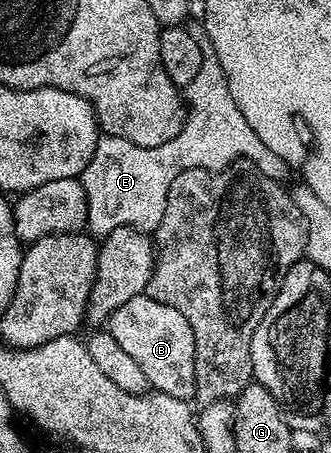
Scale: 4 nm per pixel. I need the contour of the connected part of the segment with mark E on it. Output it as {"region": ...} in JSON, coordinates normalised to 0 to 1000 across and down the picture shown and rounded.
{"region":[[[619,64],[586,66],[592,88],[604,97],[610,139],[604,159],[580,174],[580,185],[556,194],[556,234],[562,267],[550,272],[544,291],[532,302],[480,322],[414,322],[384,305],[338,305],[329,300],[299,302],[296,322],[242,386],[248,413],[260,417],[263,430],[296,428],[296,455],[308,464],[275,461],[266,472],[266,508],[275,519],[317,521],[335,517],[366,499],[402,499],[408,508],[459,512],[483,494],[483,477],[495,477],[495,450],[508,442],[508,415],[544,380],[568,371],[616,371],[619,375],[674,375],[680,366],[698,366],[704,358],[740,353],[767,360],[798,380],[798,389],[861,395],[870,369],[761,283],[749,283],[749,265],[713,238],[713,221],[701,221],[701,203],[689,203],[689,177],[677,168],[677,150],[665,150],[665,132],[653,132],[653,106],[622,84]]]}

